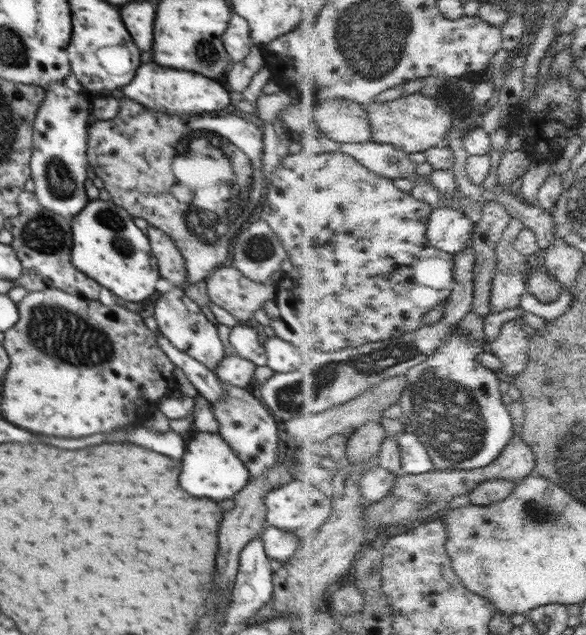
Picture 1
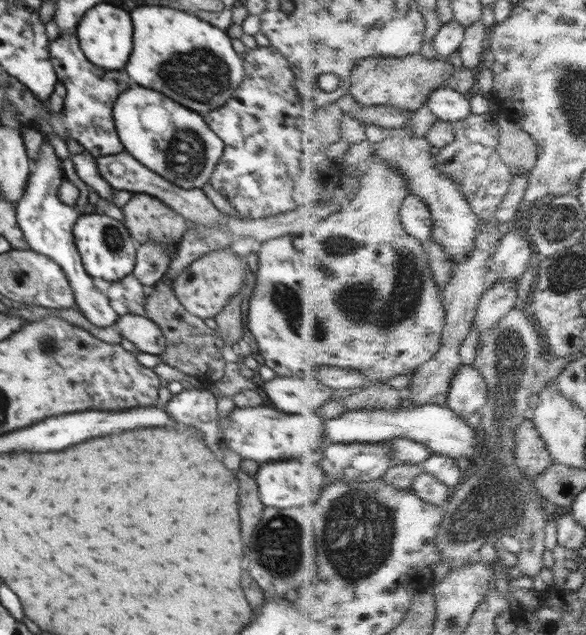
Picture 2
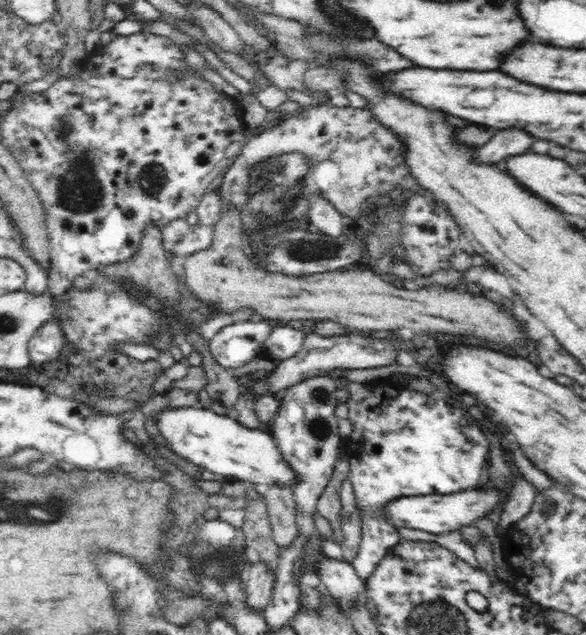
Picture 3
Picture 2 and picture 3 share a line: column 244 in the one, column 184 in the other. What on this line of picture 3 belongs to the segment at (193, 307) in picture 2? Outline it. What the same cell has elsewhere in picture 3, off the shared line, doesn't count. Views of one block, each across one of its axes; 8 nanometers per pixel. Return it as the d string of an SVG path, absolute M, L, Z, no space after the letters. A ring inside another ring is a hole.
M230 209L224 211L219 221L214 225L214 238L210 248L198 250L186 256L183 263L184 278L182 284L190 288L192 294L204 304L220 308L224 313L232 314L241 308L254 310L254 319L278 320L286 323L290 320L333 320L343 326L368 335L378 330L400 330L410 328L414 334L452 334L458 338L478 338L498 346L522 346L528 340L526 330L514 320L512 312L498 306L486 294L458 291L442 285L431 285L427 288L405 287L397 285L392 280L381 277L372 270L333 271L308 276L286 276L272 273L268 268L262 268L252 261L252 257L244 255L244 232L242 232L240 211Z

